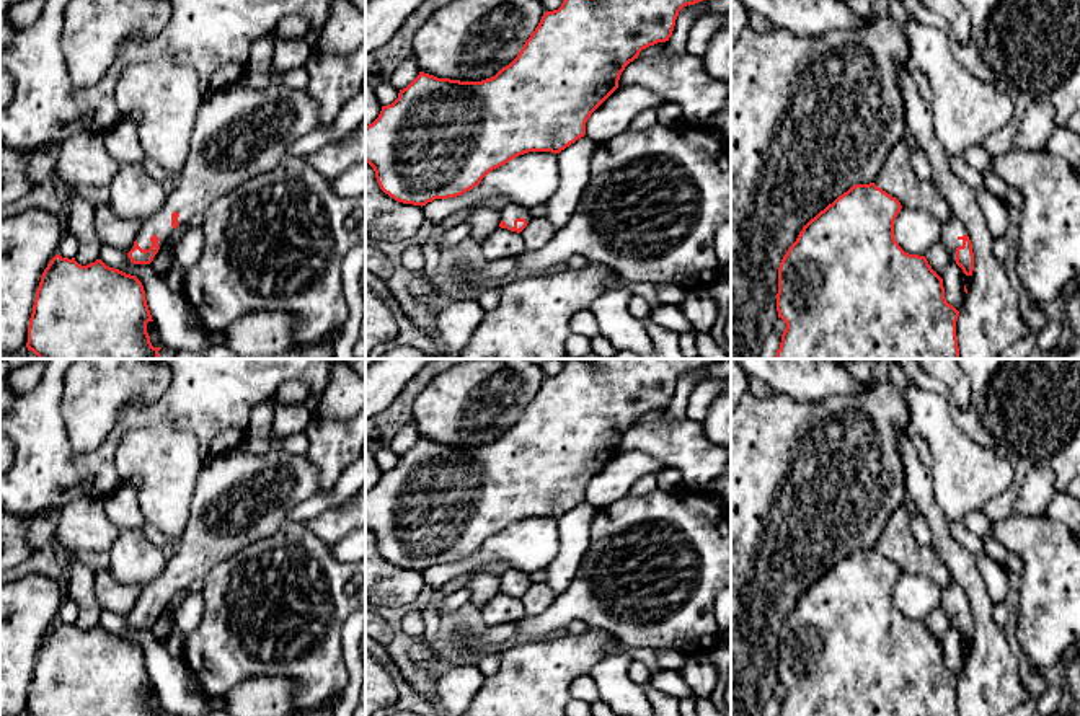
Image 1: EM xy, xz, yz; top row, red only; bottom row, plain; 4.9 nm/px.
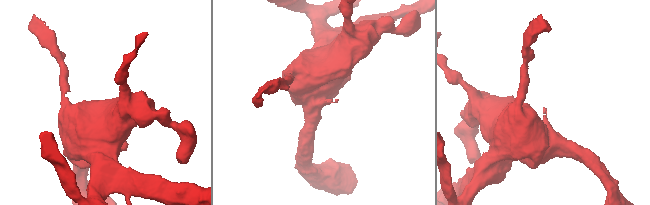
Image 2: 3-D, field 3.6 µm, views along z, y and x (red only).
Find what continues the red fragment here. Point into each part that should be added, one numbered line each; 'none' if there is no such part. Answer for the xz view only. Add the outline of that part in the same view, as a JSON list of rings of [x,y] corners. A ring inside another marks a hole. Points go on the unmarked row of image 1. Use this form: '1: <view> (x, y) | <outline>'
1: xz (513, 576) | [[[509,569],[501,576],[501,586],[504,586],[509,594],[514,592],[516,584],[525,584],[527,587],[530,587],[533,582],[530,581],[529,574],[519,569]]]

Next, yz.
1: yz (953, 594) | [[[949,582],[949,586],[943,590],[941,607],[948,613],[953,628],[956,628],[956,613],[963,612],[961,602],[966,600],[966,592],[956,582]]]

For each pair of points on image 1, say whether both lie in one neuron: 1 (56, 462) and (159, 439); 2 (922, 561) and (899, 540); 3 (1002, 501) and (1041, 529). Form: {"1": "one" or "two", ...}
{"1": "two", "2": "one", "3": "two"}

